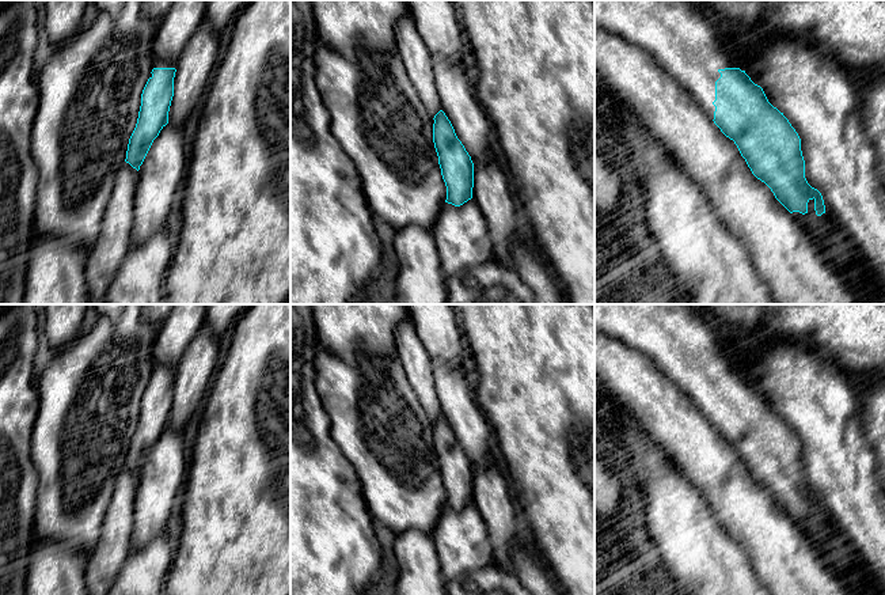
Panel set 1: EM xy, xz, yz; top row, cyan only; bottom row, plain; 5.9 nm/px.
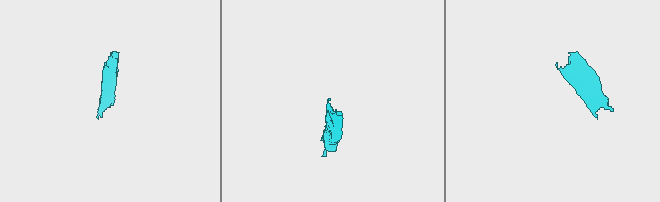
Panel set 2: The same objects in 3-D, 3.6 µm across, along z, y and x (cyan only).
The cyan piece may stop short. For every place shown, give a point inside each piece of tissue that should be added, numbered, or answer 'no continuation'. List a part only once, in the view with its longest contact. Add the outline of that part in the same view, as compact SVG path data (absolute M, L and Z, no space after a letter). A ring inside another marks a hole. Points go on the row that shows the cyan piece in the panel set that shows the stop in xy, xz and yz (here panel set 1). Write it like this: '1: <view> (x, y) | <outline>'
1: yz (680, 35) | M595 0L595 26L647 52L714 120L718 71L734 65L718 43L715 22L696 0Z
2: yz (817, 227) | M814 198L808 202L808 212L805 215L799 212L793 212L793 217L799 223L799 226L809 235L812 242L821 249L824 238L828 235L832 228L832 221L827 213L821 216L816 215L814 211Z

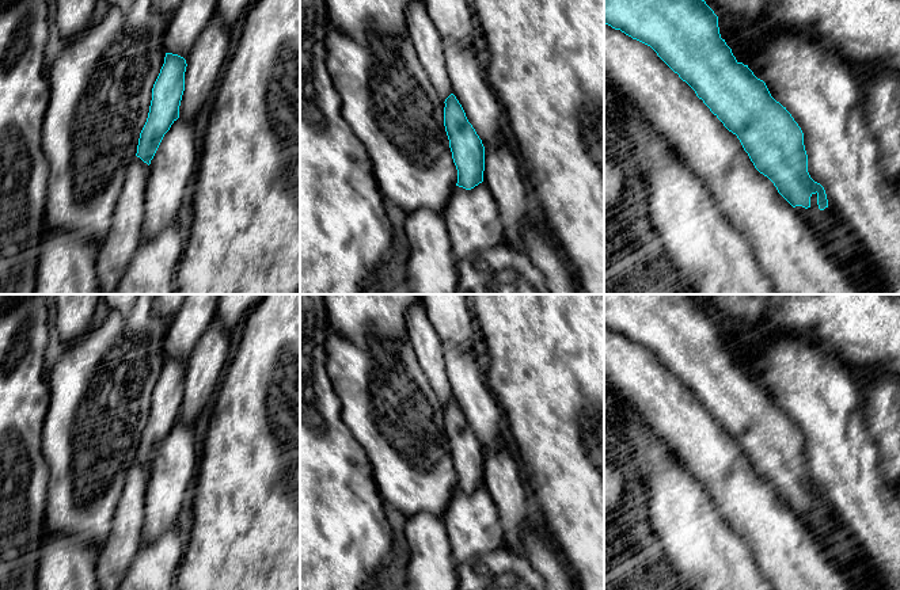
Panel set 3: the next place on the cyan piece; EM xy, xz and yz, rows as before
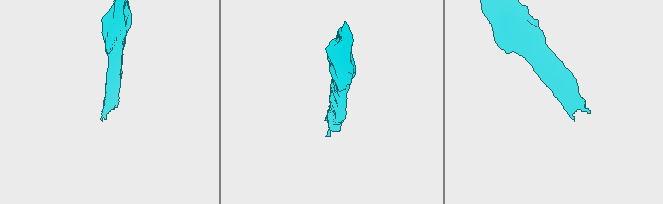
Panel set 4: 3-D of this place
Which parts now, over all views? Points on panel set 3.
1: yz (820, 221) | M817 193L810 197L810 206L808 209L802 206L795 206L795 212L802 217L802 220L812 229L814 236L824 243L827 232L831 229L835 222L835 216L829 208L824 210L819 209L817 205Z

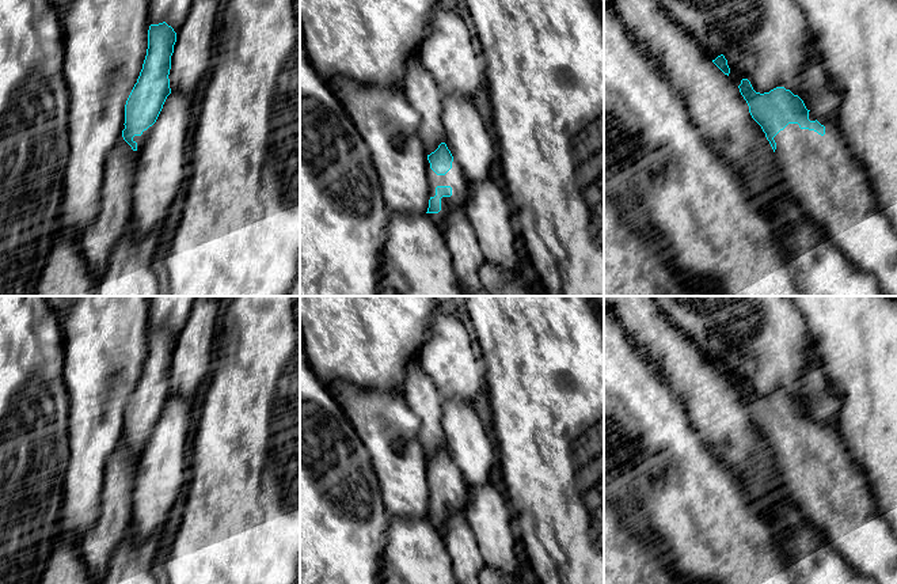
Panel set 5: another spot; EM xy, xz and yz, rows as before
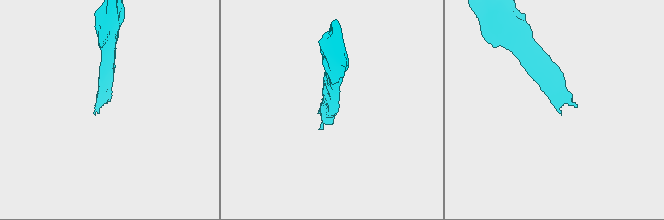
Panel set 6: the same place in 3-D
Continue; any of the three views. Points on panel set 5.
1: yz (818, 171) | M809 111L810 121L818 121L825 126L825 134L814 130L801 129L798 124L788 124L775 137L774 152L778 168L787 193L799 202L807 217L816 223L847 257L862 272L871 273L878 282L883 296L897 296L897 232L888 217L877 208L875 197L862 164L851 155L843 134L835 120L822 121Z

